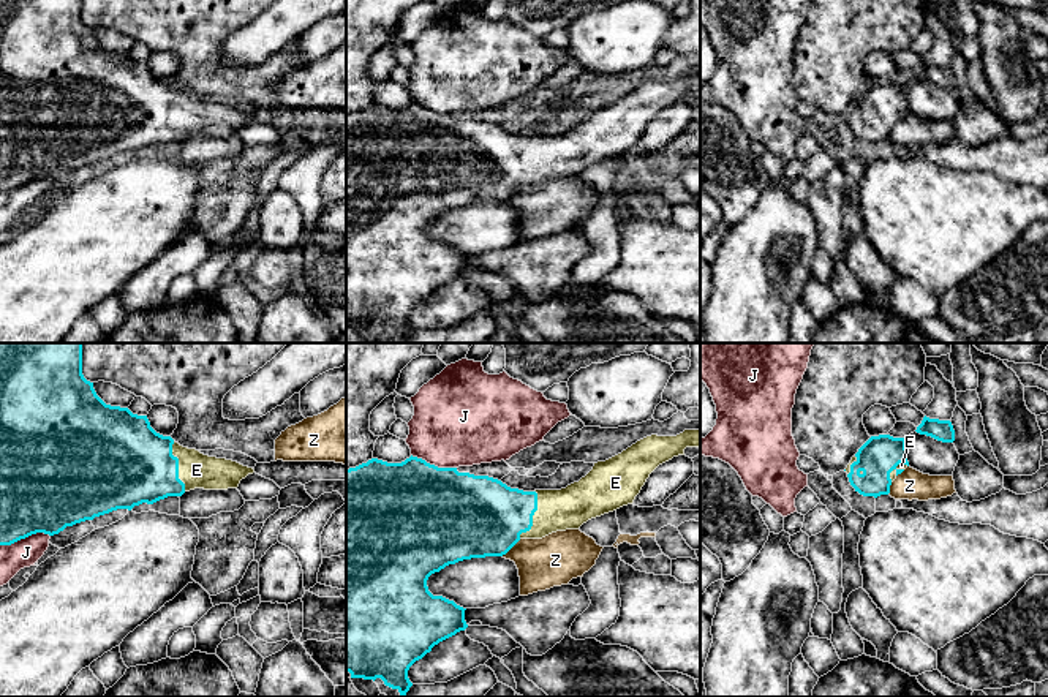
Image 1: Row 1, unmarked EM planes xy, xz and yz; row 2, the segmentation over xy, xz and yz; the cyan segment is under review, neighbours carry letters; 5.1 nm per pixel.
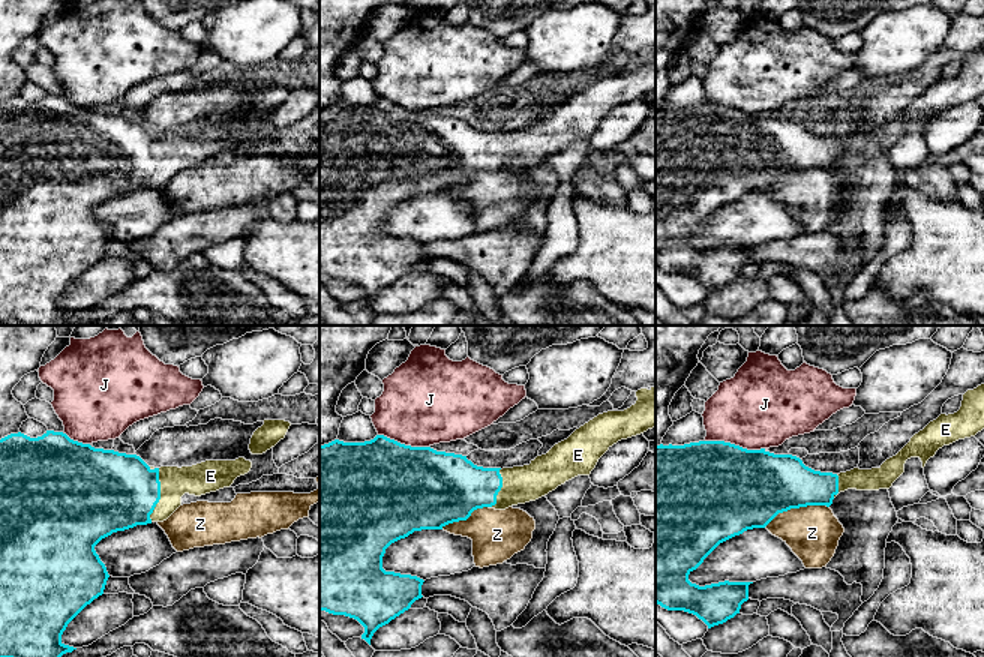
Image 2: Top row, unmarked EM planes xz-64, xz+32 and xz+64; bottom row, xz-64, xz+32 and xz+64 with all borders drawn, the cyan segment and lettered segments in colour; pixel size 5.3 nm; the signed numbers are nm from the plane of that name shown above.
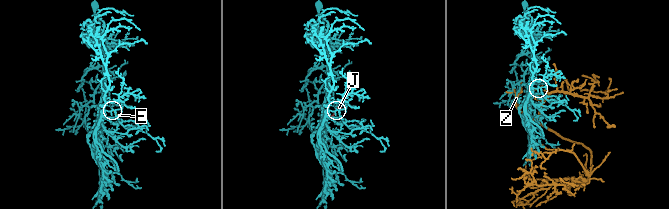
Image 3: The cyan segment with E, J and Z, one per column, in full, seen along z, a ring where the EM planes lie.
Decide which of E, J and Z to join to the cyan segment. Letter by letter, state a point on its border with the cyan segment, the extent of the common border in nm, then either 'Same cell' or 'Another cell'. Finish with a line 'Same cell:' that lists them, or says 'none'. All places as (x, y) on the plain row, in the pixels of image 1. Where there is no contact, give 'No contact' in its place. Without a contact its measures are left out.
E: Touches cyan at xz (533, 160). Shared border 260 nm. Same cell
J: Touches cyan at xy (24, 184). Shared border 260 nm. Another cell
Z: Touches cyan at xz (511, 193). Shared border 130 nm. Another cell
Same cell: E

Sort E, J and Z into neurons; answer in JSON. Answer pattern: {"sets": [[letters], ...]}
{"sets": [["E"], ["J"], ["Z"]]}

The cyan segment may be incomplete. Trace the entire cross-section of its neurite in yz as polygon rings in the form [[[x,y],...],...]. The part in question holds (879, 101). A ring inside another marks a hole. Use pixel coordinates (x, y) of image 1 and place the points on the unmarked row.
[[[871,82],[844,115],[850,131],[863,142],[890,139],[890,131],[909,112],[906,84]]]

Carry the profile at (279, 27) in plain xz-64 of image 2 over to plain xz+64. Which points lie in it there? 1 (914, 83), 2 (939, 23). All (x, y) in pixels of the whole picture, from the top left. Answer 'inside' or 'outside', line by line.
1: outside
2: inside

